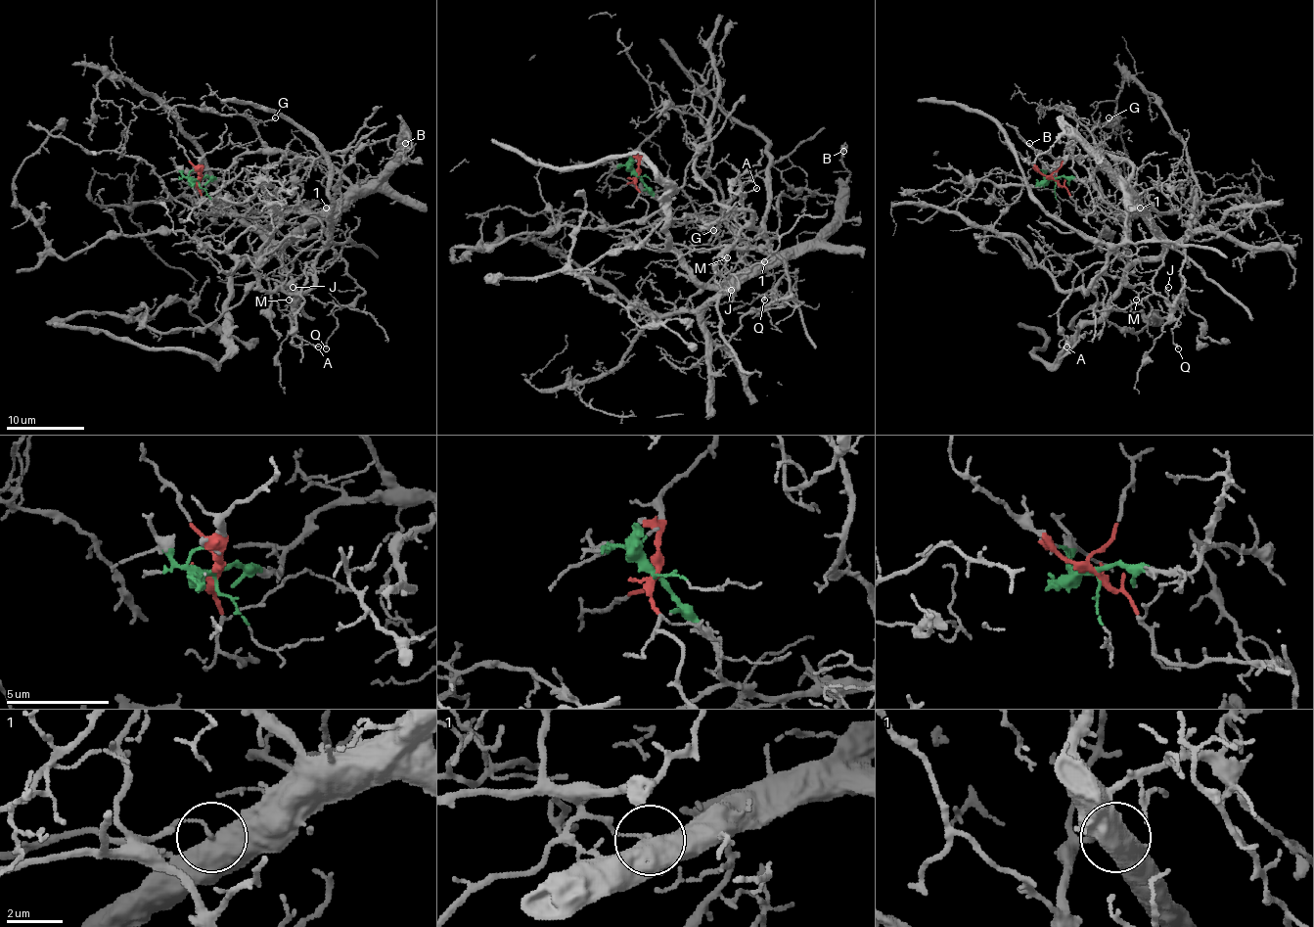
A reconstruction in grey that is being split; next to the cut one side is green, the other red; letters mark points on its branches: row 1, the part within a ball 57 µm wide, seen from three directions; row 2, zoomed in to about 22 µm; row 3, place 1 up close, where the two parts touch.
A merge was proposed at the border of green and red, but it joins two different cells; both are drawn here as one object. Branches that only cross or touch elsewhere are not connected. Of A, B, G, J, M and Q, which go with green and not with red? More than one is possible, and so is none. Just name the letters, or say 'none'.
B, G, J, M

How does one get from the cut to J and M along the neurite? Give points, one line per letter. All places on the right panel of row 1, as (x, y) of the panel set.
J: (1054, 179), (1089, 179), (1097, 152), (1132, 167), (1128, 185), (1165, 248), (1152, 289), (1165, 301), (1167, 287)
M: (1054, 179), (1089, 179), (1097, 152), (1132, 167), (1128, 187), (1165, 248), (1163, 263), (1136, 301)

